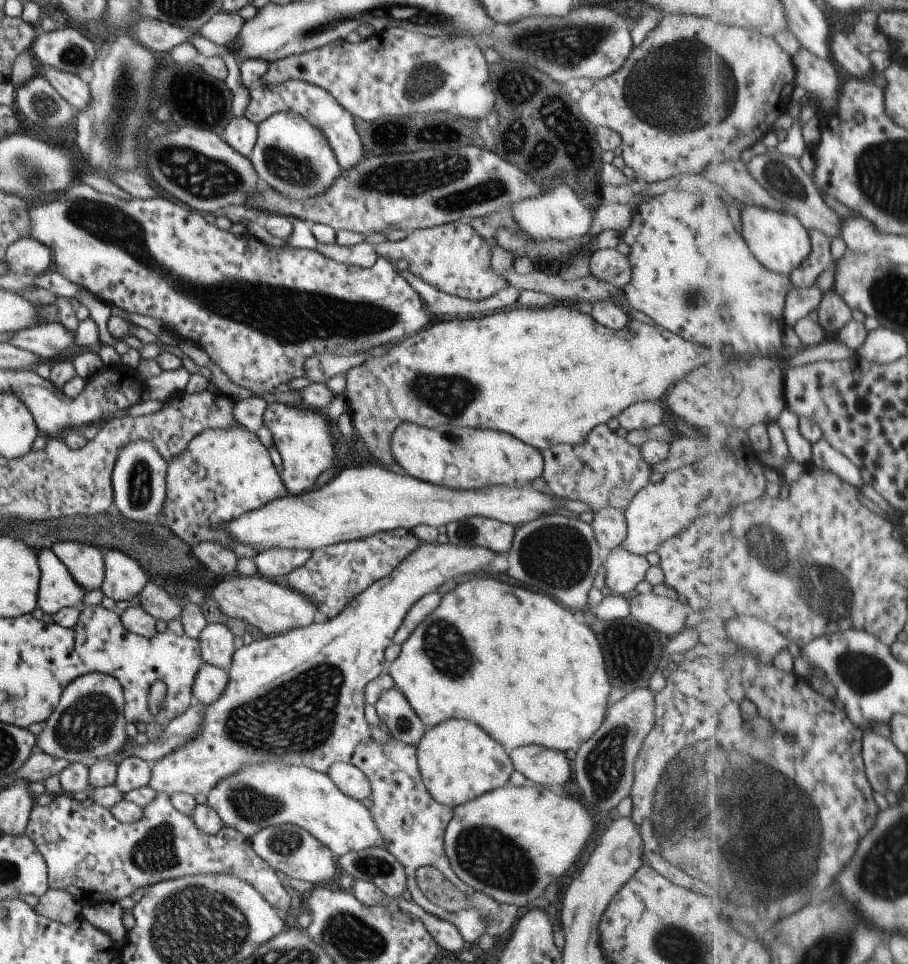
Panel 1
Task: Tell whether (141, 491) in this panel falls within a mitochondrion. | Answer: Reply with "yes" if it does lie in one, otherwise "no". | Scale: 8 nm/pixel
yes

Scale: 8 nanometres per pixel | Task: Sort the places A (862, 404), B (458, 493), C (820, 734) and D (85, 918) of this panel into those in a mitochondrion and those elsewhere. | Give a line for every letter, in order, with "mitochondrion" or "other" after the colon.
A: other
B: other
C: other
D: other

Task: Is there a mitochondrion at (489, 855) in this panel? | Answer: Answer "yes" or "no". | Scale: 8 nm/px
yes

